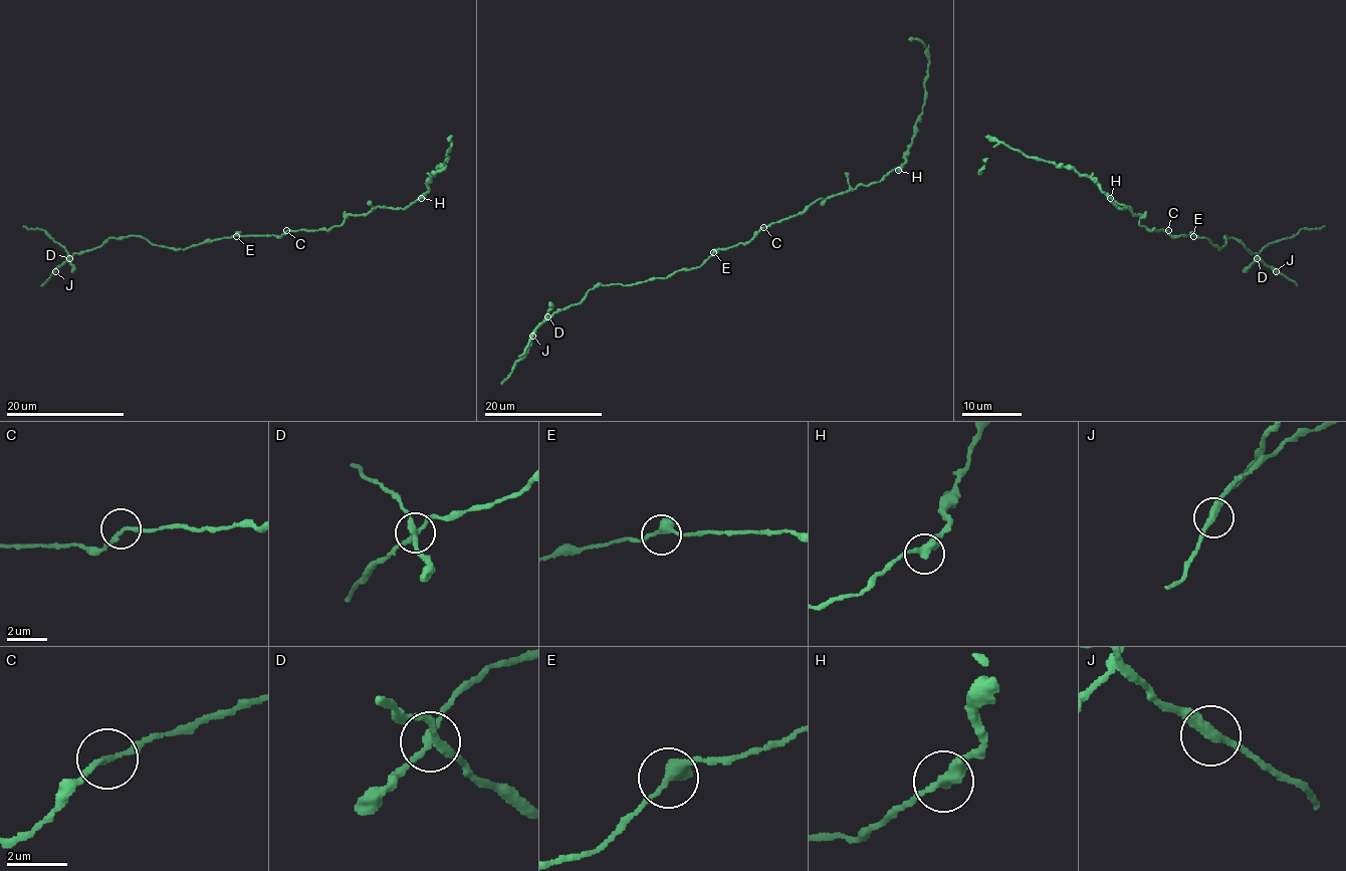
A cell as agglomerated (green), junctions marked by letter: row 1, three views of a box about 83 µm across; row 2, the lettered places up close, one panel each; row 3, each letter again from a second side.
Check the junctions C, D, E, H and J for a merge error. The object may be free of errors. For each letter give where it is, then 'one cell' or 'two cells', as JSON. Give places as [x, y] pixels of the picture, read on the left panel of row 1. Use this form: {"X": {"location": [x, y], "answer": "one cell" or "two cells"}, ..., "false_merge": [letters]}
{"C": {"location": [286, 230], "answer": "one cell"}, "D": {"location": [69, 258], "answer": "two cells"}, "E": {"location": [236, 236], "answer": "one cell"}, "H": {"location": [421, 198], "answer": "one cell"}, "J": {"location": [55, 271], "answer": "one cell"}, "false_merge": ["D"]}

